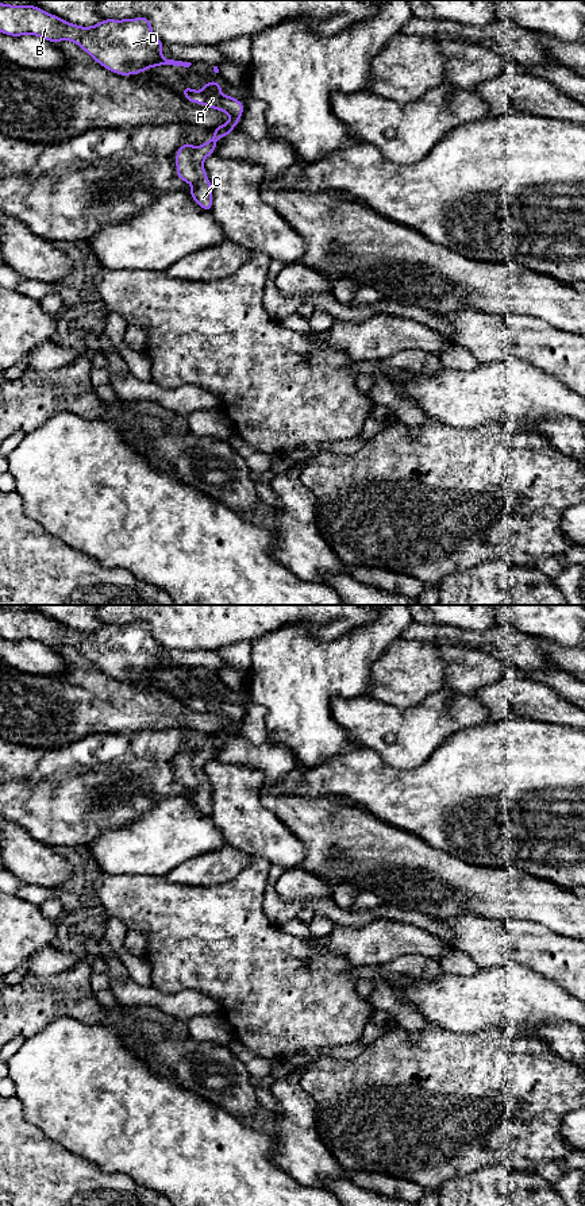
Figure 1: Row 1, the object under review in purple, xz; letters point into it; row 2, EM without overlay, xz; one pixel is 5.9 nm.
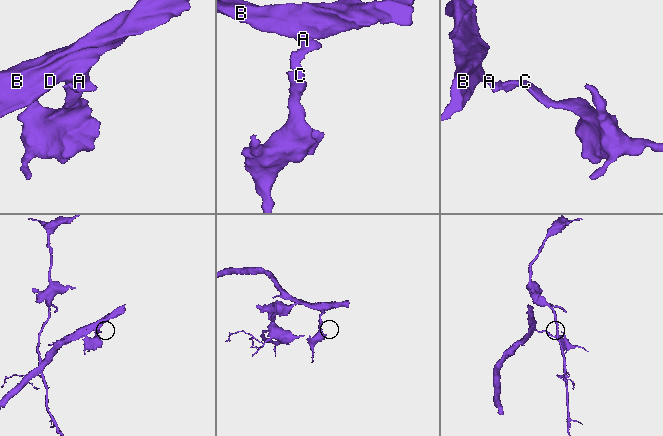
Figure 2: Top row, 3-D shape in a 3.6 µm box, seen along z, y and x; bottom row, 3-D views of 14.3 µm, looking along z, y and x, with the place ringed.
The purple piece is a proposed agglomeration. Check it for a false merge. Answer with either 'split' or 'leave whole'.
leave whole

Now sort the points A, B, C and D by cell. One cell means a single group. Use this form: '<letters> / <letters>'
A B C D

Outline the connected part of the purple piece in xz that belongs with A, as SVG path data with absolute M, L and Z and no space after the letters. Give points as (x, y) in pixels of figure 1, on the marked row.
M207 81L203 90L199 93L193 88L182 86L184 97L190 103L211 107L230 115L230 122L213 130L213 138L201 146L193 147L190 142L184 143L176 153L177 178L192 184L193 188L186 192L190 193L193 200L204 211L212 211L212 184L207 178L203 166L204 159L215 153L216 142L230 132L235 131L234 127L240 122L245 105L236 99L222 95L220 81Z

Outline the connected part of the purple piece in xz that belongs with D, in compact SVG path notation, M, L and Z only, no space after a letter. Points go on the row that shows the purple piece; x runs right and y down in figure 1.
M0 3L0 32L11 36L36 35L53 43L72 41L97 63L120 76L135 76L159 65L192 65L162 57L165 43L151 31L146 16L104 19L99 24L81 27L31 4Z

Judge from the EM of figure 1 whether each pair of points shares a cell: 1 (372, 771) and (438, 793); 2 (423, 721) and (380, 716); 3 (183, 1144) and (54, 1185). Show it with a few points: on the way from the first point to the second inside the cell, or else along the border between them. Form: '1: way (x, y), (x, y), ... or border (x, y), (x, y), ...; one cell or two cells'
1: way (388, 788), (393, 793), (422, 793); one cell
2: way (412, 721), (391, 721); one cell
3: border (74, 1154), (104, 1171), (122, 1172), (131, 1179); two cells

